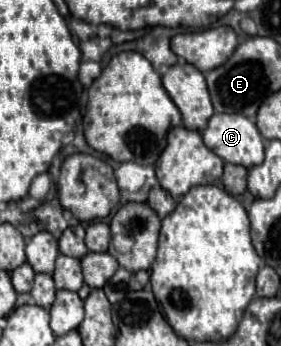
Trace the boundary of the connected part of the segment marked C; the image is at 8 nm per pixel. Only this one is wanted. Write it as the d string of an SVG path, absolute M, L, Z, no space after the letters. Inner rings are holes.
M215 113L203 131L203 141L225 163L253 167L263 161L263 137L255 123L239 113Z

